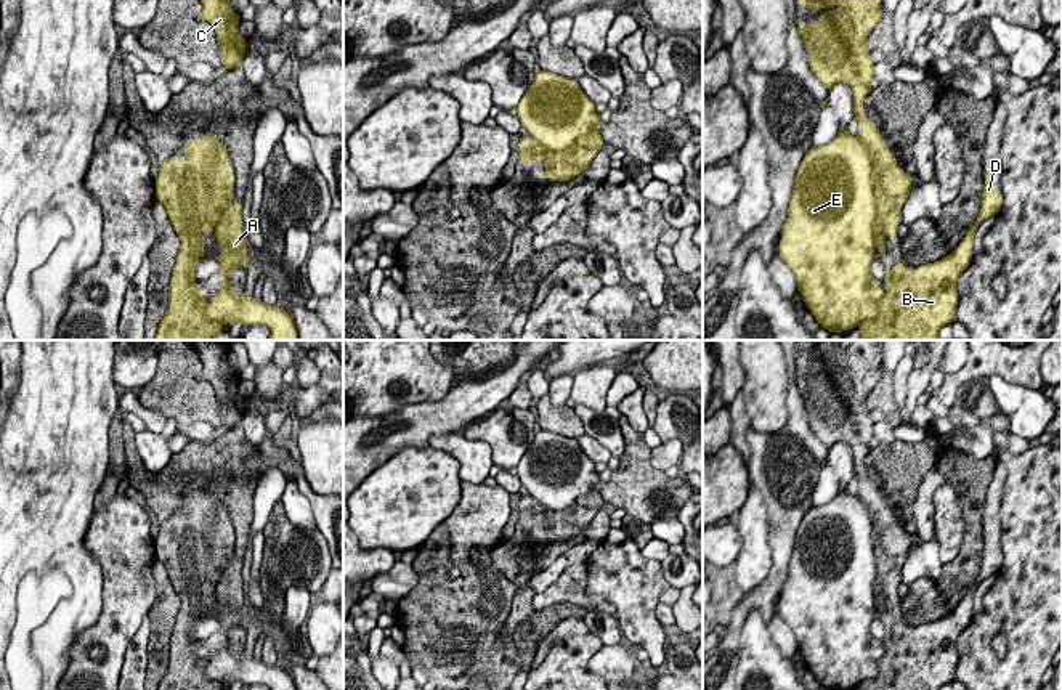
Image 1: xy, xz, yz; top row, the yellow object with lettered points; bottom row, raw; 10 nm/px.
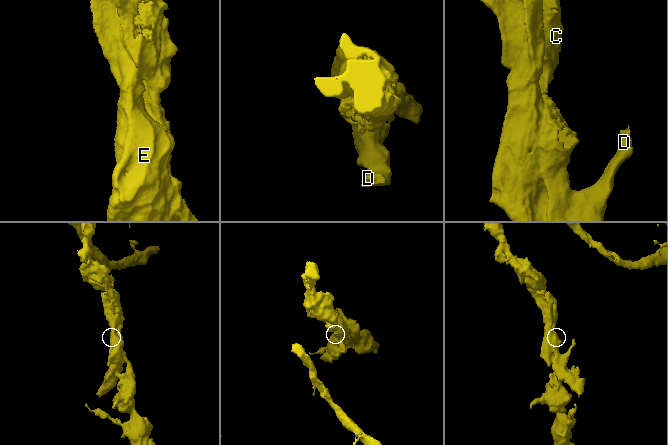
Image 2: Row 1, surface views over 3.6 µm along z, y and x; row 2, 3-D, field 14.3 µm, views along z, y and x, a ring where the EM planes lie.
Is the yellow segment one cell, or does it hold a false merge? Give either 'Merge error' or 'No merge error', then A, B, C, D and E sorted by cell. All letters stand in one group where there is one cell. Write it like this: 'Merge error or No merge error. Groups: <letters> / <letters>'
No merge error. Groups: A B C D E

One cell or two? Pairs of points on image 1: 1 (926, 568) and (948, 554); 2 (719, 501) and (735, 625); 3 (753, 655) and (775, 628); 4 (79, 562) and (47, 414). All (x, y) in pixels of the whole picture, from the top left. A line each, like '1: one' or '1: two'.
1: two
2: two
3: two
4: one

